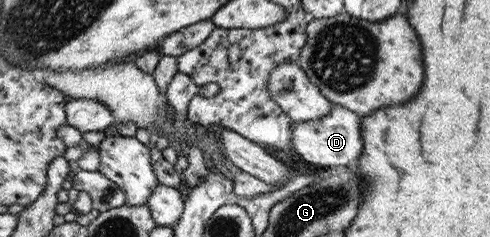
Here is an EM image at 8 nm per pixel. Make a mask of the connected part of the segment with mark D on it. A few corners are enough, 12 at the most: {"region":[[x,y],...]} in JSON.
{"region":[[332,103],[292,122],[294,151],[319,171],[353,166],[360,118]]}

